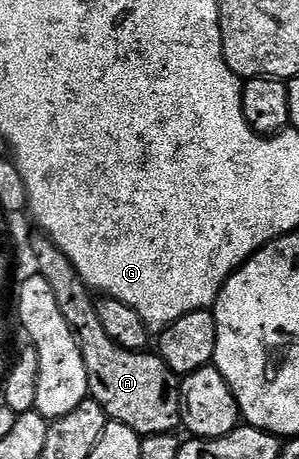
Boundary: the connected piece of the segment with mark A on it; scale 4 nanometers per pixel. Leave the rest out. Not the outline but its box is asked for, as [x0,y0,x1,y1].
[33,236,181,436]

